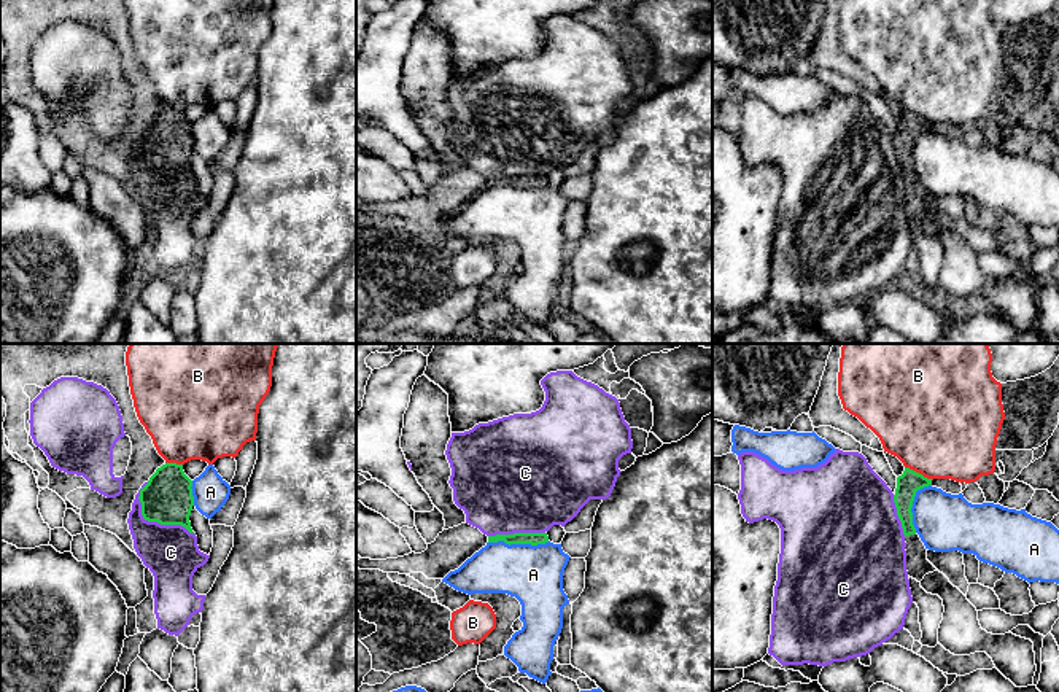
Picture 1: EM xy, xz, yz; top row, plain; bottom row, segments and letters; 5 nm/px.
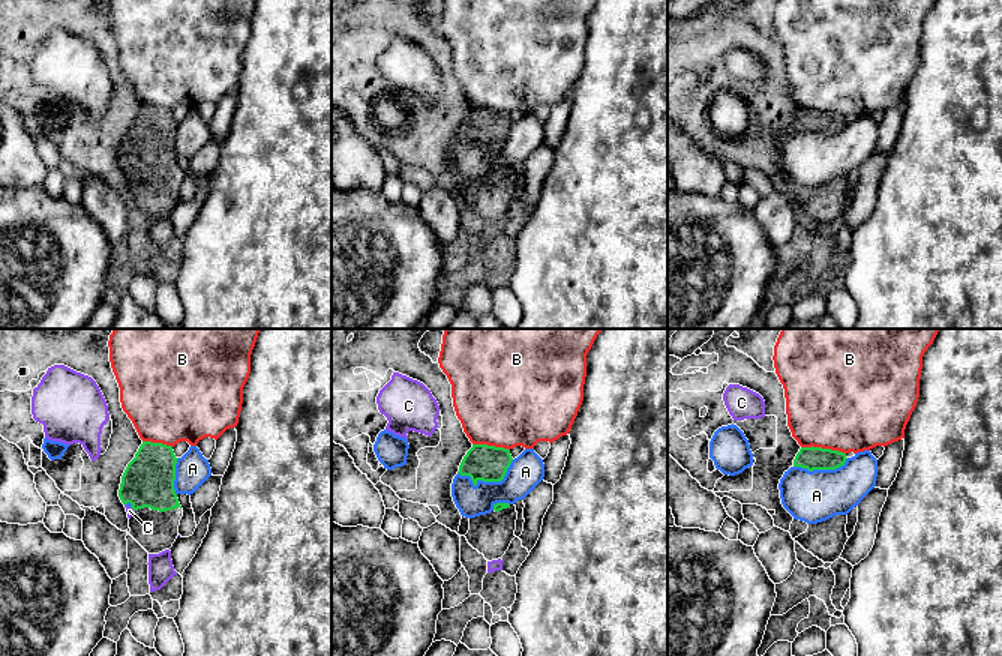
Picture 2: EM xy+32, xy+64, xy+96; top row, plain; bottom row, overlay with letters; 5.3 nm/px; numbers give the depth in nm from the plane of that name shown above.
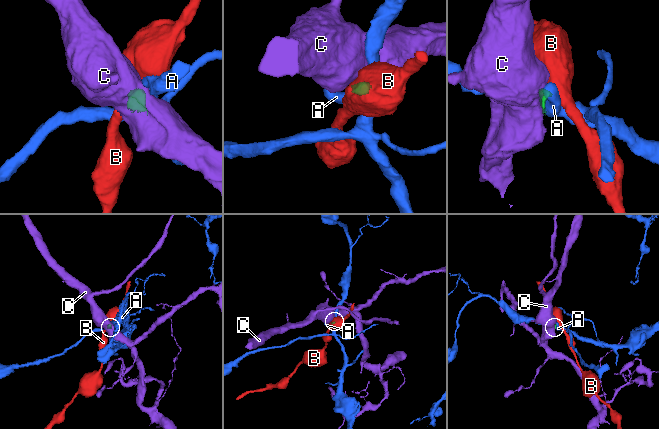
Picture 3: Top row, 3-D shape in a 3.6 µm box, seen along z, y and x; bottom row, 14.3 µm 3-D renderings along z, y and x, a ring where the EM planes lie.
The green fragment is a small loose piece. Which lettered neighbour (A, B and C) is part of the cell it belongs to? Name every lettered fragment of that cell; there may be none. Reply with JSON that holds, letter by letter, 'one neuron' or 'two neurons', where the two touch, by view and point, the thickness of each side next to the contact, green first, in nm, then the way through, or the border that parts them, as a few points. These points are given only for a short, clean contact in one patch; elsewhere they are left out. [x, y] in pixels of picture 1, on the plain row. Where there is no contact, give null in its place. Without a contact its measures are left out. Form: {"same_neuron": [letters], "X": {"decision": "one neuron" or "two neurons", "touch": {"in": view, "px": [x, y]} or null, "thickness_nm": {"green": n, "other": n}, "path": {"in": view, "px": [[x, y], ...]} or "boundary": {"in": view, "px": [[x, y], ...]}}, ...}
{"same_neuron": [], "A": {"decision": "two neurons", "touch": {"in": "xz", "px": [519, 186]}, "thickness_nm": {"green": 60, "other": 300}, "boundary": {"in": "xz", "px": [[549, 185], [536, 188], [488, 186]]}}, "B": {"decision": "two neurons", "touch": {"in": "yz", "px": [918, 116]}, "thickness_nm": {"green": 110, "other": 500}, "boundary": {"in": "yz", "px": [[905, 110], [932, 123]]}}, "C": {"decision": "two neurons", "touch": {"in": "xy", "px": [156, 164]}, "thickness_nm": {"green": 260, "other": 280}, "boundary": {"in": "xy", "px": [[139, 134], [145, 163], [161, 167], [180, 167], [194, 178]]}}}

